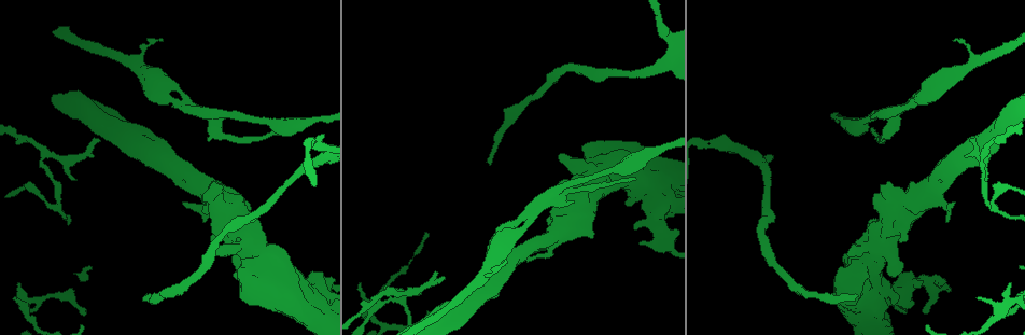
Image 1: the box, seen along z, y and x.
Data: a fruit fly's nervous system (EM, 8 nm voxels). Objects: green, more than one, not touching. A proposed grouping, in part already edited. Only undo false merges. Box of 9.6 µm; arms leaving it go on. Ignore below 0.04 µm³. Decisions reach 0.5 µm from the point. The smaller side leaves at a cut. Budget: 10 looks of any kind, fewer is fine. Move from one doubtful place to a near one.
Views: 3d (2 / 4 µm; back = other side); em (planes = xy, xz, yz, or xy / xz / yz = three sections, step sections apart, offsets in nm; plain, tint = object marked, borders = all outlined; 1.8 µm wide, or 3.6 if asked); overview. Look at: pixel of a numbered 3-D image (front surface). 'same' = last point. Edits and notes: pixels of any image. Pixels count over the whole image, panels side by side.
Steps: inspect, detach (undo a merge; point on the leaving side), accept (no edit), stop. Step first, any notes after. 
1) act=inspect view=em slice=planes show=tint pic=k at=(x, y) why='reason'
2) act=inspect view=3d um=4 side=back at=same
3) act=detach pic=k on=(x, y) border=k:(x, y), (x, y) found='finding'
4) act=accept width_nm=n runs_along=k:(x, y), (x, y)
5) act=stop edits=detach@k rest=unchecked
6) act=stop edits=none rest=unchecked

act=inspect view=em um=3.6 slice=planes show=tint pic=1 at=(901, 295) why='abrupt turn'

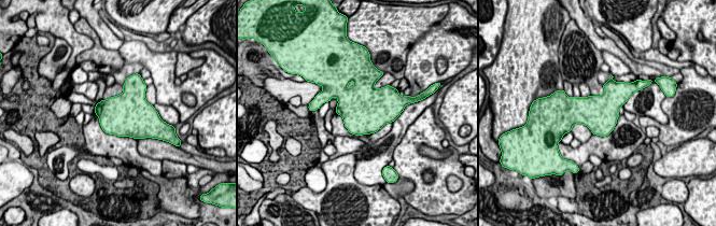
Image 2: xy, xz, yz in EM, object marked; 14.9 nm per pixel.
act=accept width_nm=550 found='one cell here'

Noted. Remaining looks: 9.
act=inspect view=3d um=4 side=back pic=1 at=(870, 249) why='abrupt turn'

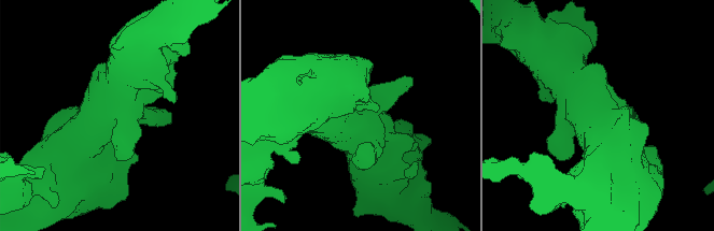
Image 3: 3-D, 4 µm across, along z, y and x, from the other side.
act=inspect view=em um=3.6 slice=xy step=8 show=tint pic=3 at=(363, 117)

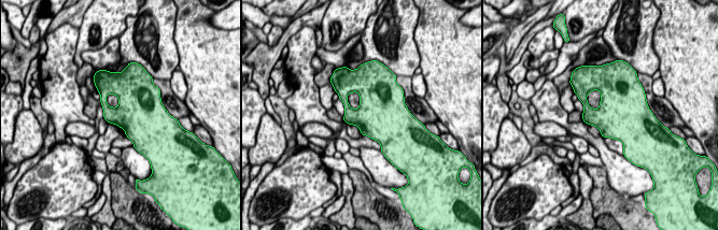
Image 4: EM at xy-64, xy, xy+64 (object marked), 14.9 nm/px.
act=accept width_nm=500 found='continuous, no second cell'

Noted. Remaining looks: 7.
act=inspect view=3d um=2 pic=1 at=(270, 136) why='touches itself'

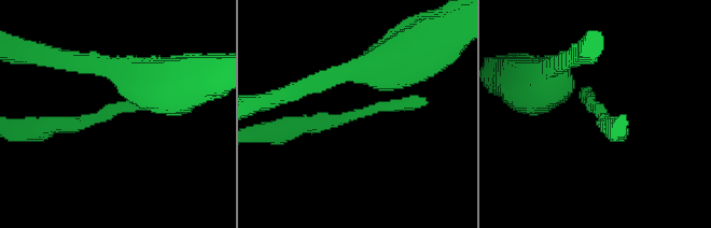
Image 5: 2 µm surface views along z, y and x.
act=inspect view=em slice=planes show=tint pic=5 at=(352, 116) why='now the EM'

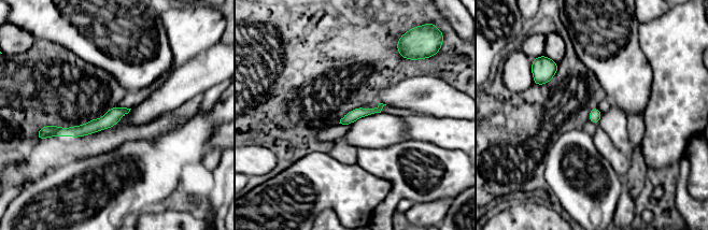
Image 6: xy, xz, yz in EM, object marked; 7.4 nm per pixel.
act=accept runs_along=6:(125, 111), (83, 130), (51, 128) found='all the same cell'

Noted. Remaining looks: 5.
act=inspect view=em slice=xz step=8 show=tint pic=1 at=(209, 115) why='a fork'

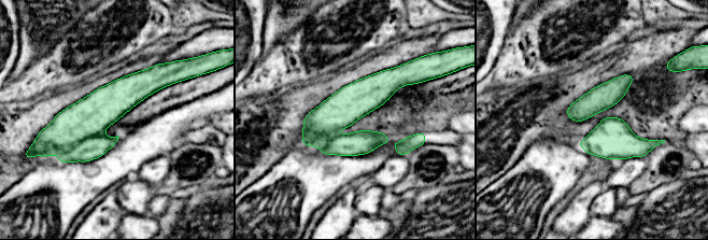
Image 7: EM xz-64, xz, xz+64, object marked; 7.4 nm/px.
act=inspect view=em slice=planes show=tint at=same why='cut it another way'

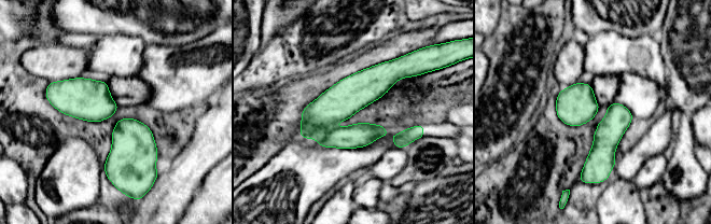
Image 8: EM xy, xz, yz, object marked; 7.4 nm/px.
act=accept width_nm=280 found='one cell here'

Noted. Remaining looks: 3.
act=stop edits=none rest=unchecked

